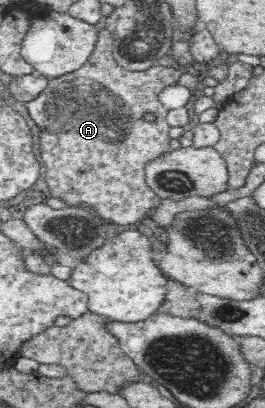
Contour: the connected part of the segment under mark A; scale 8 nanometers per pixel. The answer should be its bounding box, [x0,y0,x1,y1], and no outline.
[26,29,183,226]

